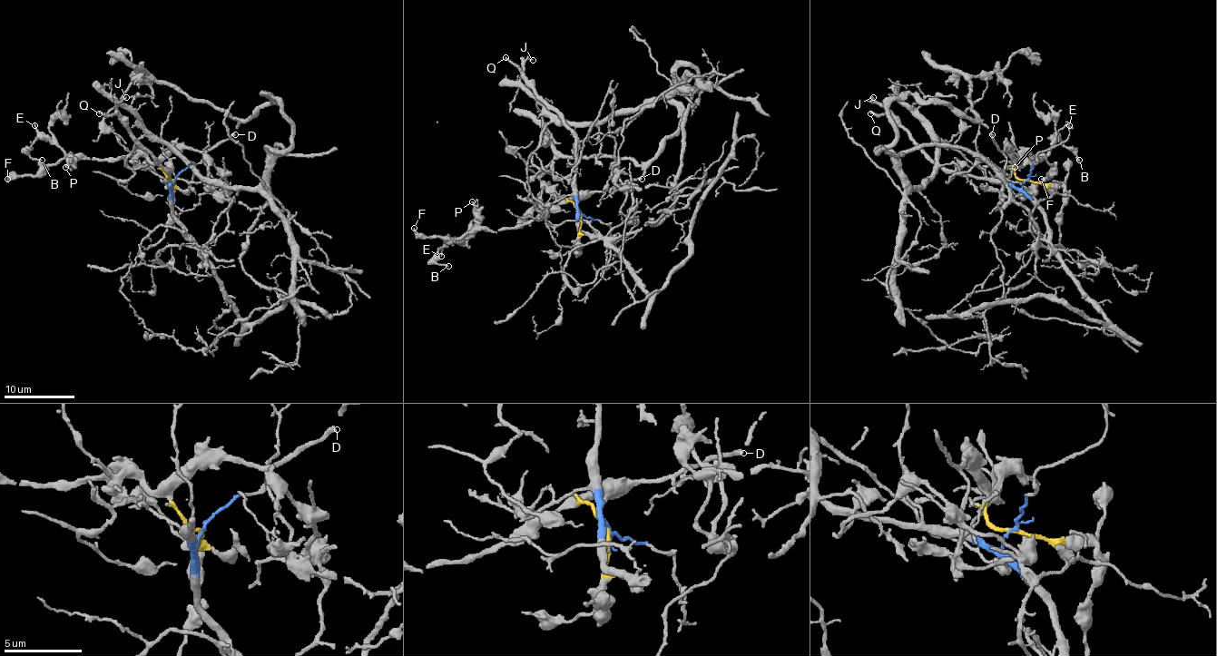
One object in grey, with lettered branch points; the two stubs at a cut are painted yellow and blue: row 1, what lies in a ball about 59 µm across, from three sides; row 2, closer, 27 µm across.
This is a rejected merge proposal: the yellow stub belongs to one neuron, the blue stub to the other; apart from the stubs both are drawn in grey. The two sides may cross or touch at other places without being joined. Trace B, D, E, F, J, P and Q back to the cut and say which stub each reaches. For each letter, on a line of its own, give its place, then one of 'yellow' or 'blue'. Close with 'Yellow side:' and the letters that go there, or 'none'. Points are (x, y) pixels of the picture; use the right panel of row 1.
B: at (1079, 160); yellow
D: at (992, 134); yellow
E: at (1069, 125); yellow
F: at (1041, 179); yellow
J: at (873, 97); blue
P: at (1015, 167); yellow
Q: at (870, 113); blue
Yellow side: B, D, E, F, P

